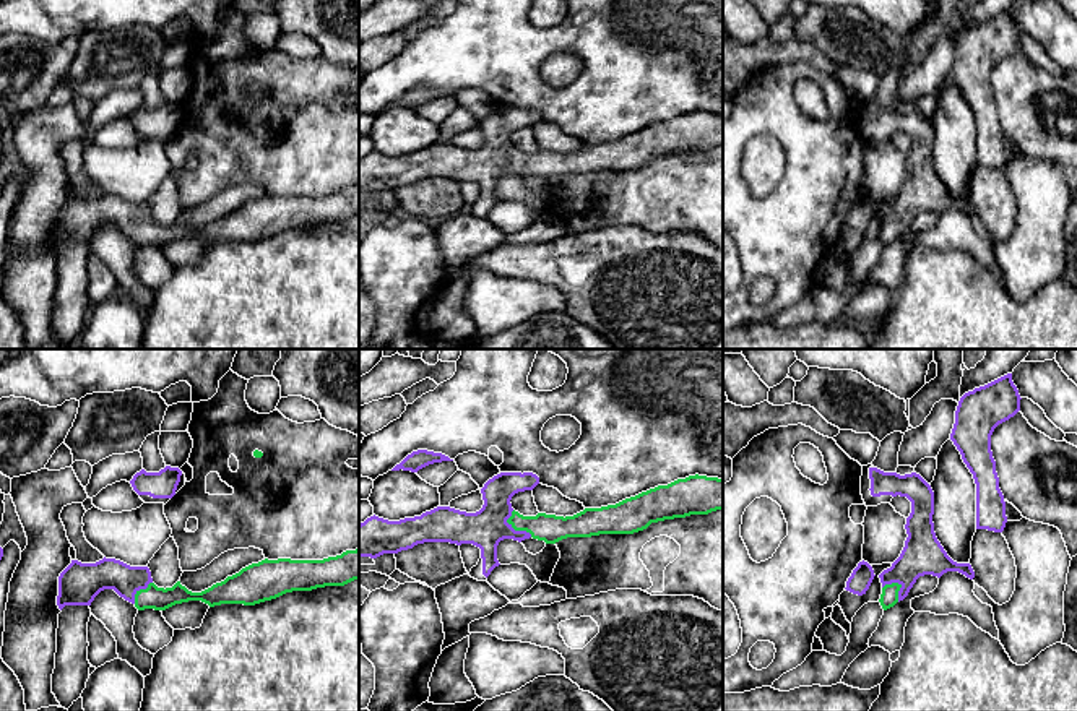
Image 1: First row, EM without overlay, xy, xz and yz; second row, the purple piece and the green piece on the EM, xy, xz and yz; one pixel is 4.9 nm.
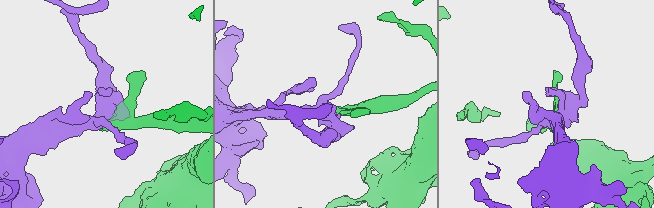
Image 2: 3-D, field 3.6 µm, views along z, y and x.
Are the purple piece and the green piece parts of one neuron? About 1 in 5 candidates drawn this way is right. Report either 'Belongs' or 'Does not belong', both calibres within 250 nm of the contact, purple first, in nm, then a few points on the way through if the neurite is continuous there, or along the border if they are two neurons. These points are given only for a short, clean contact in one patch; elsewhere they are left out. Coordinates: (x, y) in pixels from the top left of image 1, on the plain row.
Belongs. Thickness 190 nm (purple) against 140 nm. Path across: xz (486, 164), (512, 164), (549, 164)

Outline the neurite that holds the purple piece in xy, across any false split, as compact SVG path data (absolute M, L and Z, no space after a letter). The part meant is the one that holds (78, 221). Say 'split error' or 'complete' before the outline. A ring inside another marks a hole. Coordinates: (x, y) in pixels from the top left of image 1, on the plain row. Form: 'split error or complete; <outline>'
split error; M359 185L346 187L341 192L323 196L262 196L242 205L239 209L227 213L224 218L213 221L201 229L192 229L177 218L172 224L158 224L153 219L148 203L130 203L115 195L102 195L96 200L71 200L58 213L57 242L62 247L65 242L91 242L94 234L104 226L114 226L120 234L132 239L138 247L154 245L166 247L175 240L188 237L201 237L210 243L221 240L255 242L265 237L276 235L292 227L312 227L325 222L344 222L359 216Z

